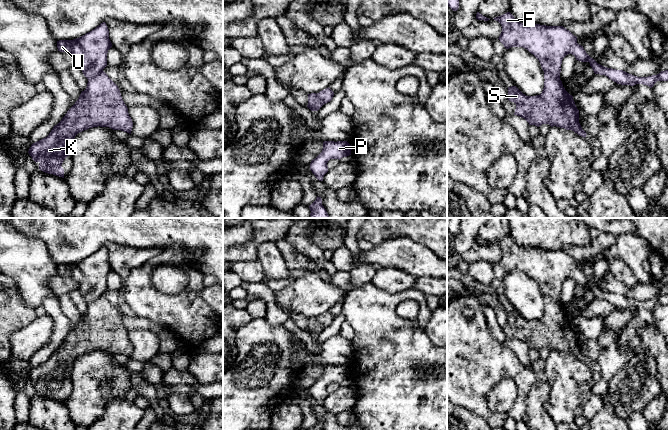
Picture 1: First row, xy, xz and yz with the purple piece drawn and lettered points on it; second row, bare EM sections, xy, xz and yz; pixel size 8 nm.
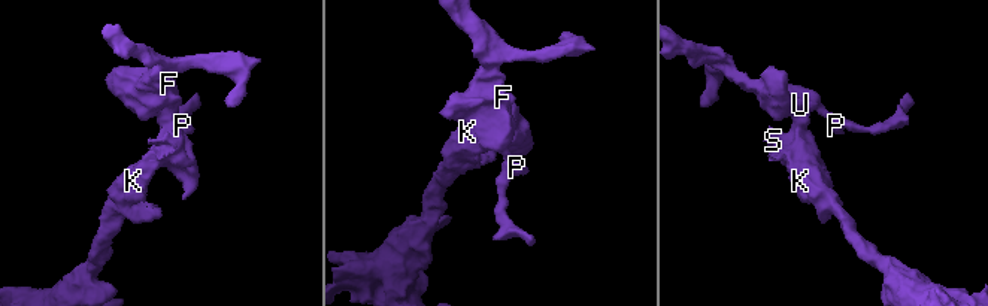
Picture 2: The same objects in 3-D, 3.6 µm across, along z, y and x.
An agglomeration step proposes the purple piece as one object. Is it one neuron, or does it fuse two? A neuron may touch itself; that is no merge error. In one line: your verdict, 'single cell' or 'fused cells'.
fused cells

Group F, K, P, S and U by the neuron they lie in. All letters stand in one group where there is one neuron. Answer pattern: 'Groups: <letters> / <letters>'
Groups: F P U / K S

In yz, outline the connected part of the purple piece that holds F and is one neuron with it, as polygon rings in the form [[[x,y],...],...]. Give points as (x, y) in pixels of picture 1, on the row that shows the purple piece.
[[[507,12],[493,18],[502,26],[500,42],[506,49],[523,47],[533,54],[540,62],[544,72],[560,78],[563,58],[572,54],[576,60],[589,62],[595,74],[605,75],[621,85],[647,85],[650,88],[657,81],[668,81],[668,70],[657,75],[637,77],[623,70],[604,67],[591,58],[583,46],[577,43],[577,37],[563,26],[546,26],[534,23],[521,23]]]

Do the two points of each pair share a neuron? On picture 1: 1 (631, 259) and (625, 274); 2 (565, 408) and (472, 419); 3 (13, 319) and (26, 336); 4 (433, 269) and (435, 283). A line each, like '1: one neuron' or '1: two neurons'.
1: two neurons
2: two neurons
3: two neurons
4: two neurons

